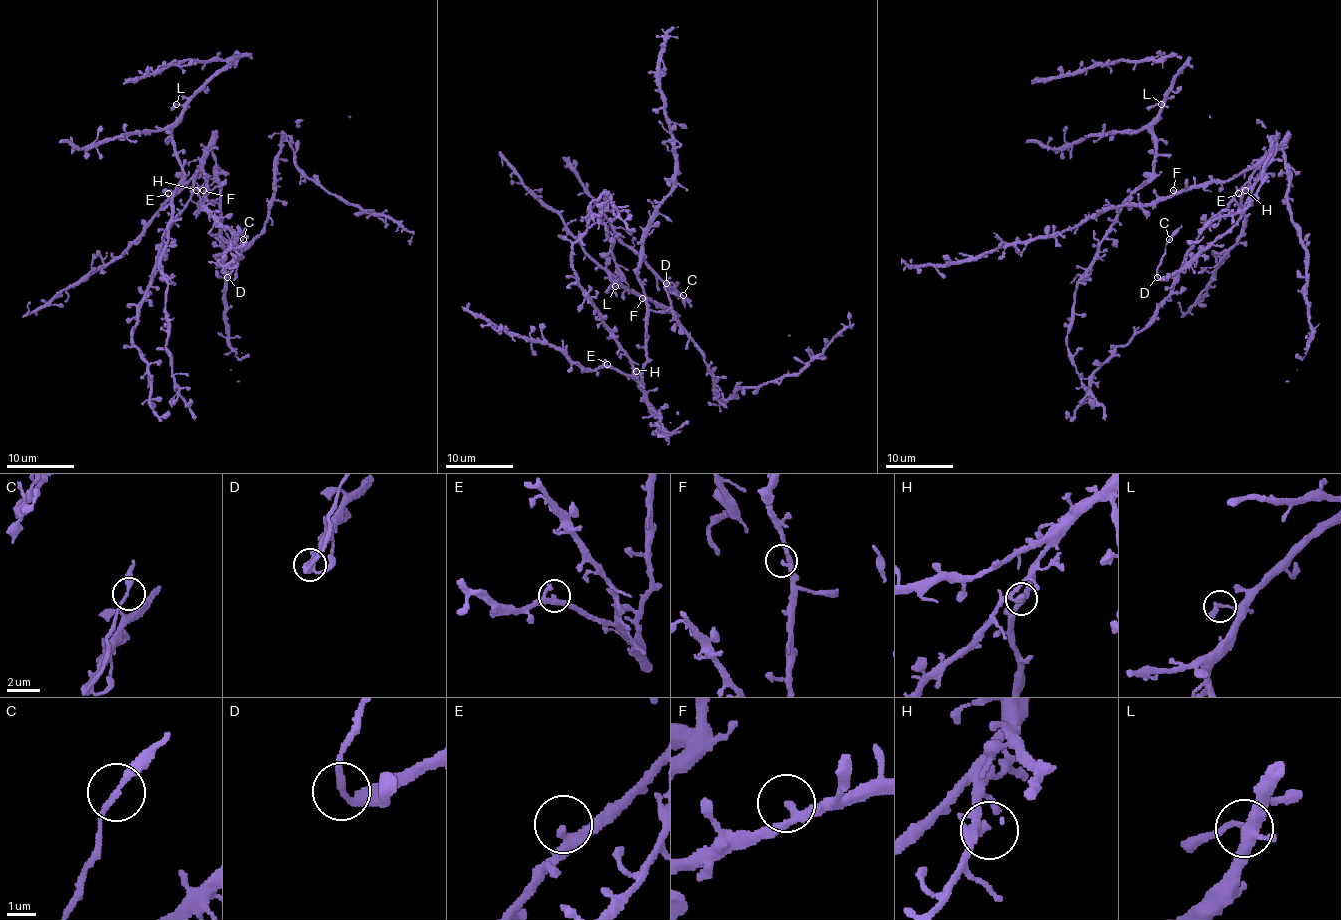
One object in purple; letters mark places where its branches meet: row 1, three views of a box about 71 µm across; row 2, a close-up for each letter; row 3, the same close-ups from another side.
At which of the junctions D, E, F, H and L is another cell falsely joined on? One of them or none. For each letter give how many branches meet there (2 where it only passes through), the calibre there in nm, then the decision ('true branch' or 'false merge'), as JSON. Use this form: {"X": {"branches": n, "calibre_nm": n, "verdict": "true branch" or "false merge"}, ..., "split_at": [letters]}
{"D": {"branches": 2, "calibre_nm": 240, "verdict": "false merge"}, "E": {"branches": 2, "calibre_nm": 280, "verdict": "true branch"}, "F": {"branches": 2, "calibre_nm": 200, "verdict": "true branch"}, "H": {"branches": 2, "calibre_nm": 240, "verdict": "true branch"}, "L": {"branches": 2, "calibre_nm": 170, "verdict": "true branch"}, "split_at": ["D"]}

